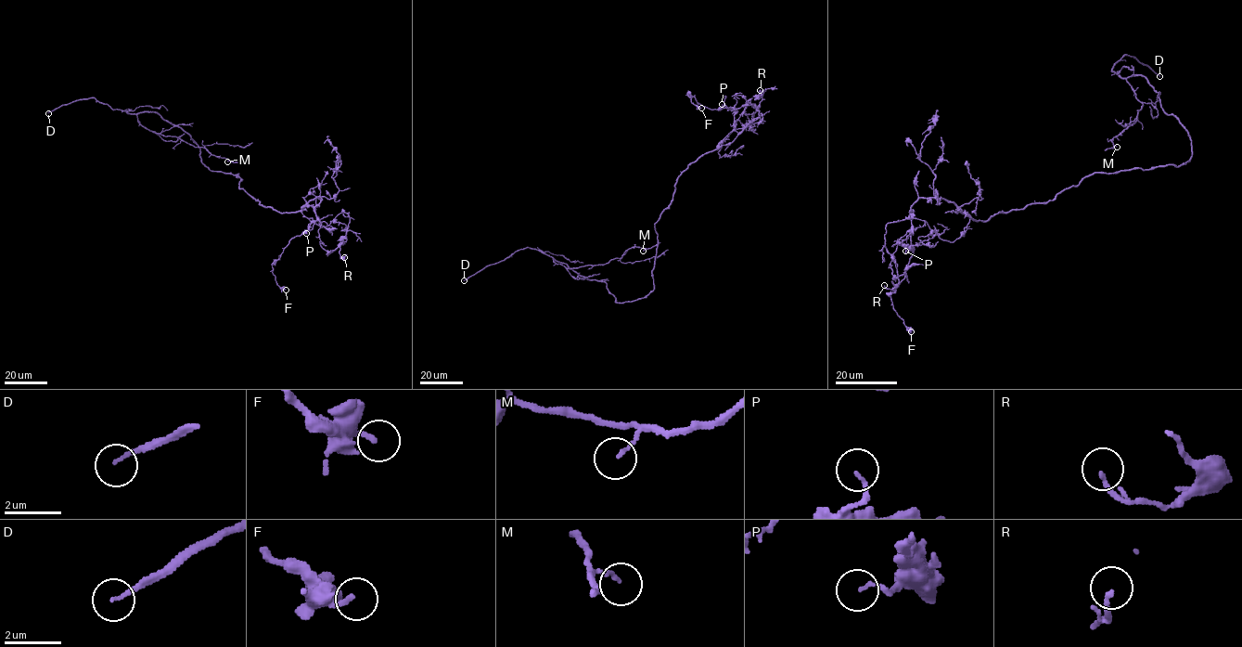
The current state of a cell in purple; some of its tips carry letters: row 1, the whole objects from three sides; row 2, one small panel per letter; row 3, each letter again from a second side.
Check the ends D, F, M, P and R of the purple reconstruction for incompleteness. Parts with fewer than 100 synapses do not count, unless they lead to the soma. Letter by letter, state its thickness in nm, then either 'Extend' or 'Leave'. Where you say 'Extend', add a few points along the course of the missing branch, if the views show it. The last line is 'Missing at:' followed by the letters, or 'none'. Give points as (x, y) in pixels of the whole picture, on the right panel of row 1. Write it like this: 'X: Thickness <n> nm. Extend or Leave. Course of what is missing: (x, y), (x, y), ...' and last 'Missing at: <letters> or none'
D: Thickness 120 nm. Extend
F: Thickness 180 nm. Leave
M: Thickness 110 nm. Leave
P: Thickness 110 nm. Leave
R: Thickness 150 nm. Leave
Missing at: D

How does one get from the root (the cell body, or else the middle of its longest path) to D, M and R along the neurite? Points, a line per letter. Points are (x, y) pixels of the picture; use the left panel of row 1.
D: (242, 179), (238, 174), (211, 171), (190, 135), (154, 111), (130, 114), (88, 97), (48, 113)
M: (242, 179), (238, 174), (211, 171), (201, 161), (199, 147), (179, 127), (152, 131), (203, 147), (227, 161)
R: (242, 179), (239, 187), (261, 205), (300, 212), (321, 227), (347, 213), (339, 252), (344, 257)

